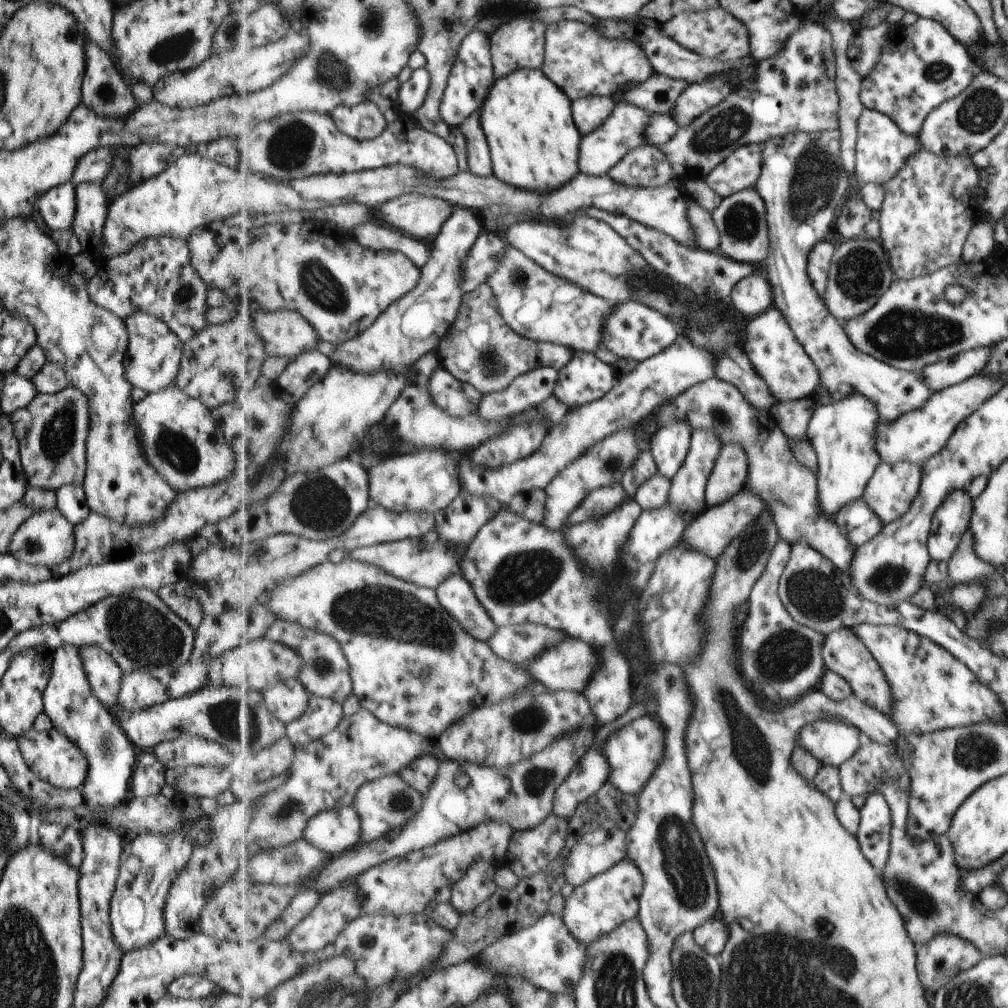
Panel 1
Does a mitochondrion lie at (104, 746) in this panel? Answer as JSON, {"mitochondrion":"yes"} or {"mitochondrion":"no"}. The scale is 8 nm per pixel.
{"mitochondrion":"yes"}

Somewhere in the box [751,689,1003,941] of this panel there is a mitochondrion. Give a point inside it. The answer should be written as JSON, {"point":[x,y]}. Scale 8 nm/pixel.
{"point":[926,905]}

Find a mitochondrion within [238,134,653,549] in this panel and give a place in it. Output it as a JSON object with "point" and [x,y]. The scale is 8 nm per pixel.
{"point":[322,506]}

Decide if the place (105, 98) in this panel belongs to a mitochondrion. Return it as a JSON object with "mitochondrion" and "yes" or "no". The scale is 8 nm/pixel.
{"mitochondrion":"yes"}

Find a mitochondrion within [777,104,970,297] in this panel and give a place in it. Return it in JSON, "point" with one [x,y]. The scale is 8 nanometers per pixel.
{"point":[816,175]}

